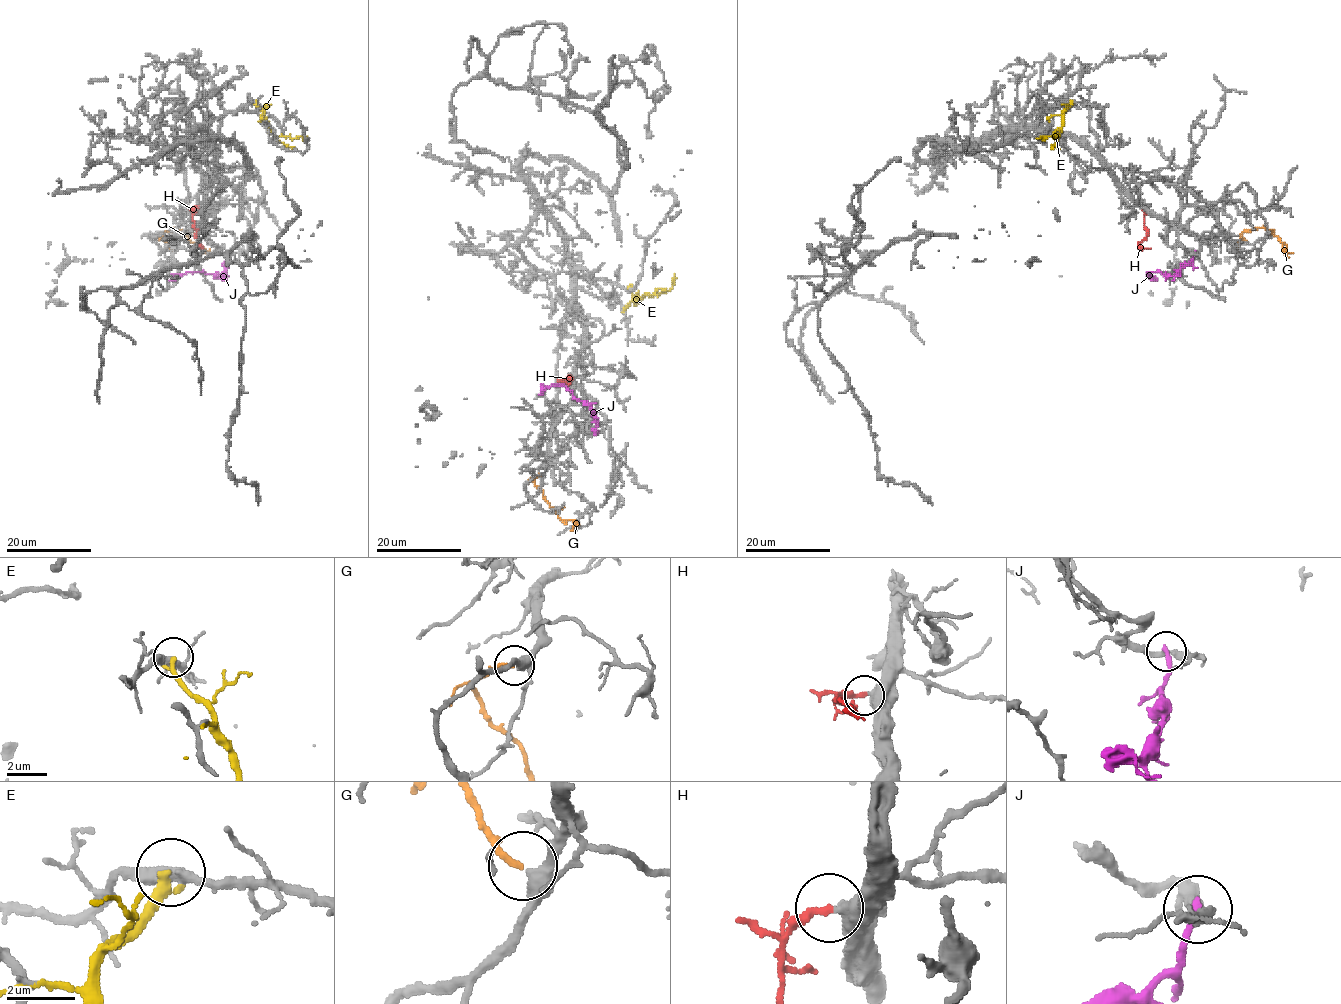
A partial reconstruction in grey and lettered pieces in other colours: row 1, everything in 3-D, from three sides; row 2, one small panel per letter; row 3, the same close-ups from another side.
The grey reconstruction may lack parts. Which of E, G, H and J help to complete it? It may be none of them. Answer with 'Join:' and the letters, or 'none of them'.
Join: G, H

